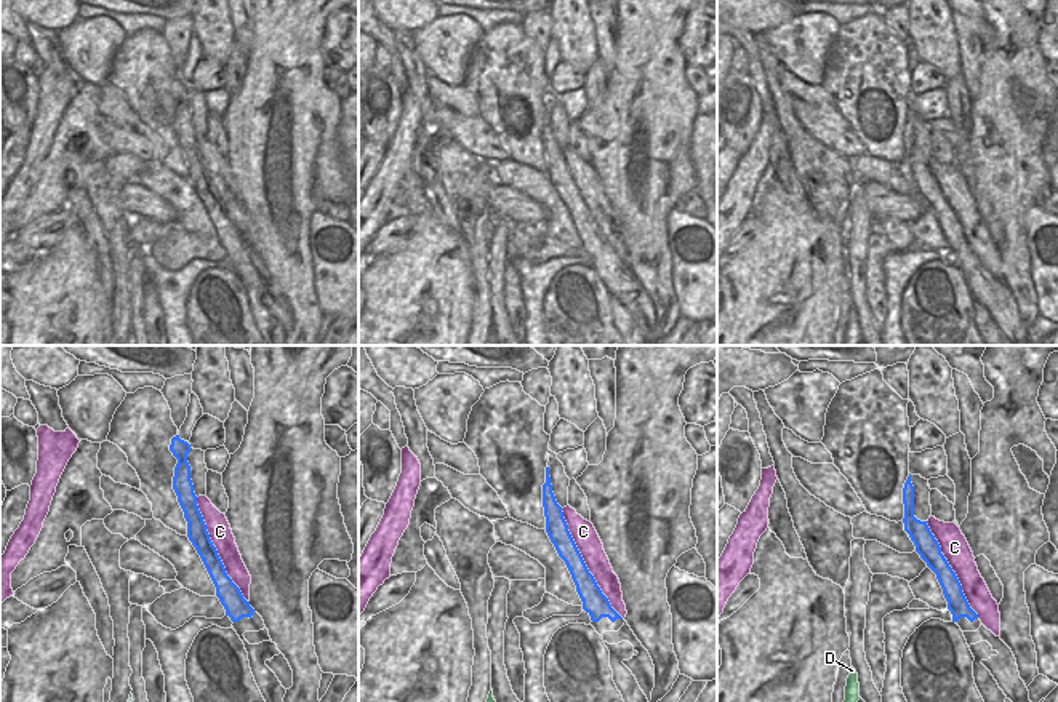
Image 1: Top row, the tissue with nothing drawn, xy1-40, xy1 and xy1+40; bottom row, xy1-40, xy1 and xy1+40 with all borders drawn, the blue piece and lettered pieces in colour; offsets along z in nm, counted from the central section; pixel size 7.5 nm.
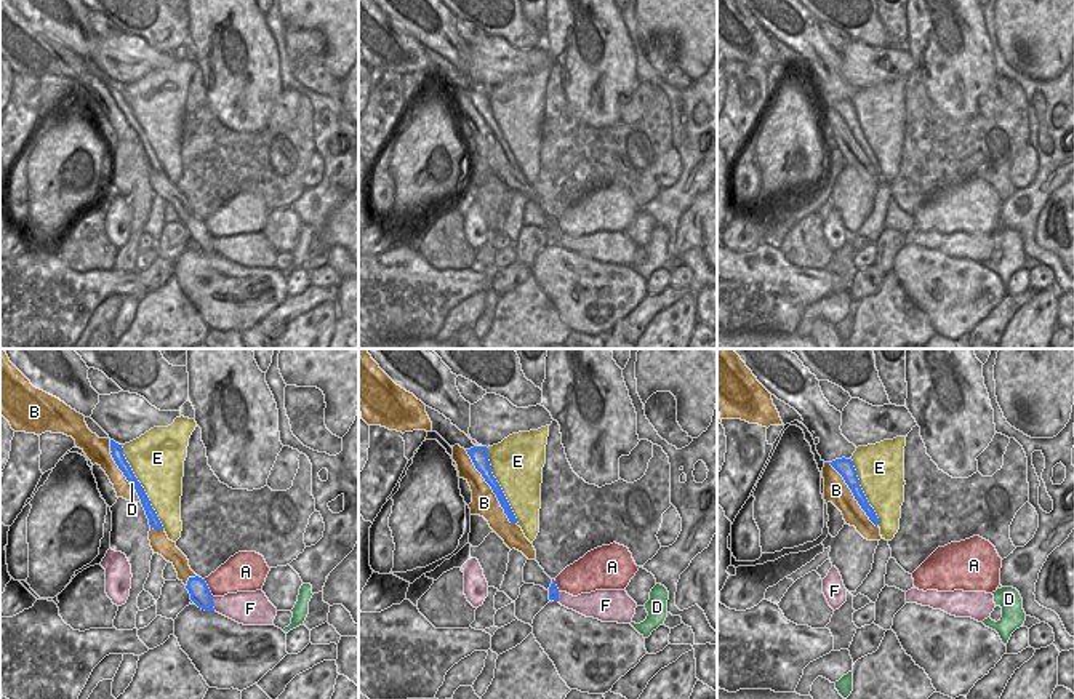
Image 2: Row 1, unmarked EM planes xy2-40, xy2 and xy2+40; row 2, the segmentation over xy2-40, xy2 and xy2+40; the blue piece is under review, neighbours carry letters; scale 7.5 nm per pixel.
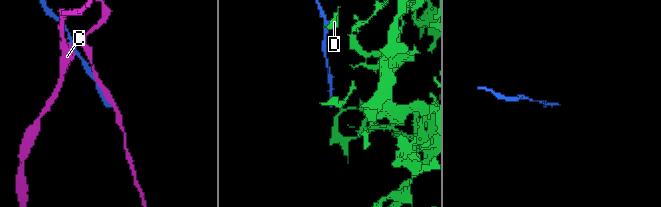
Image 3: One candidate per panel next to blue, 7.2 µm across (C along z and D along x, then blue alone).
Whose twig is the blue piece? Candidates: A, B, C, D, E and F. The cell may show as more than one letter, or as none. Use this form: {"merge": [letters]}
{"merge": ["B"]}

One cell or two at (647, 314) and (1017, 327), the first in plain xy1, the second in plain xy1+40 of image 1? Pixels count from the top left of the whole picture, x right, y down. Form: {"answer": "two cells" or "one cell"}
{"answer": "one cell"}

